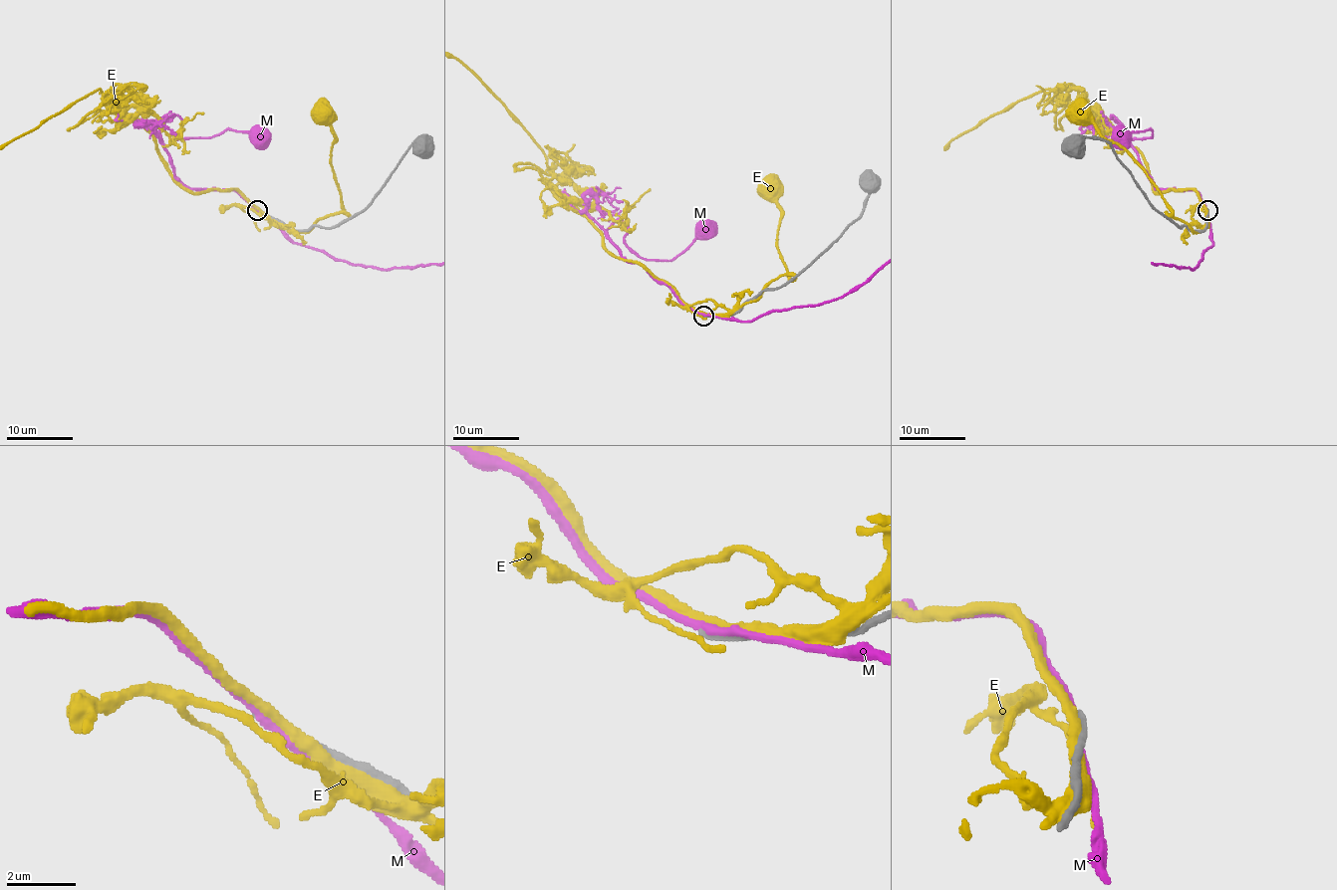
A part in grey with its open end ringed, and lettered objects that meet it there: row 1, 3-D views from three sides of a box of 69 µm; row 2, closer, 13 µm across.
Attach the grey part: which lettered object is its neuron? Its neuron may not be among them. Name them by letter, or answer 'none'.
none

